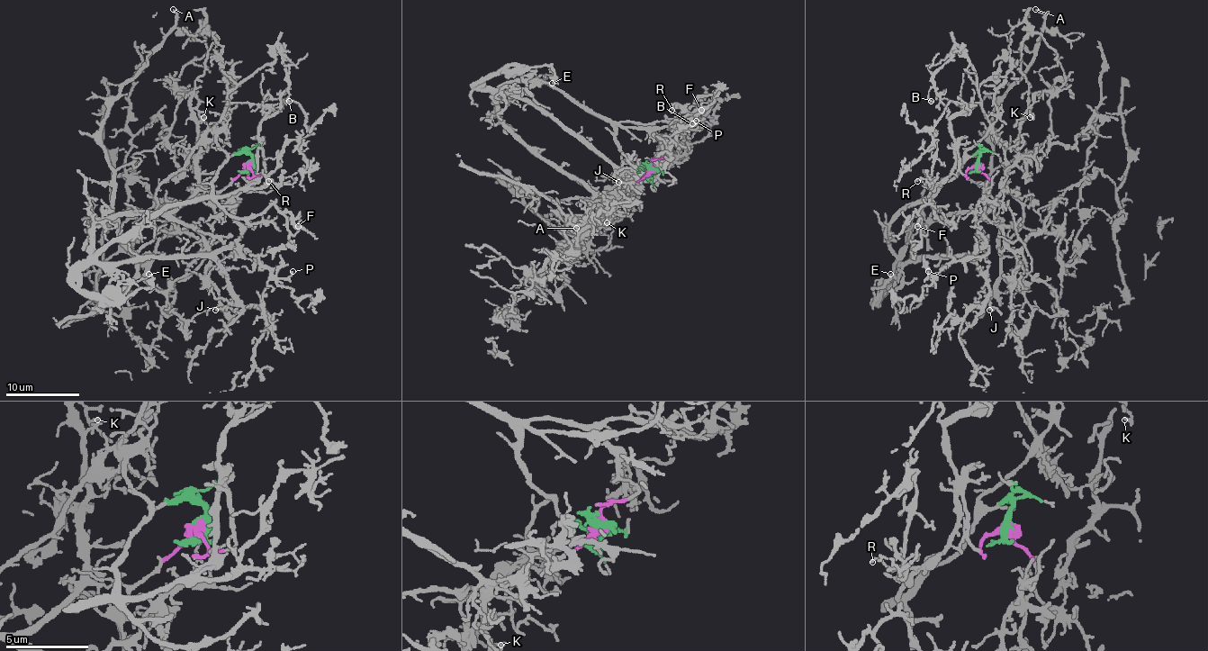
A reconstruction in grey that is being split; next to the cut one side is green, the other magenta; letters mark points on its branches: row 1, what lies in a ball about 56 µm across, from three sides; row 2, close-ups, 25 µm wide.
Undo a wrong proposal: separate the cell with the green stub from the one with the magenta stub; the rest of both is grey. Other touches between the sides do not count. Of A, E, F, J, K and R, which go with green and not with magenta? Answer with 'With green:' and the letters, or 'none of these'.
With green: E, F, J, K, R

